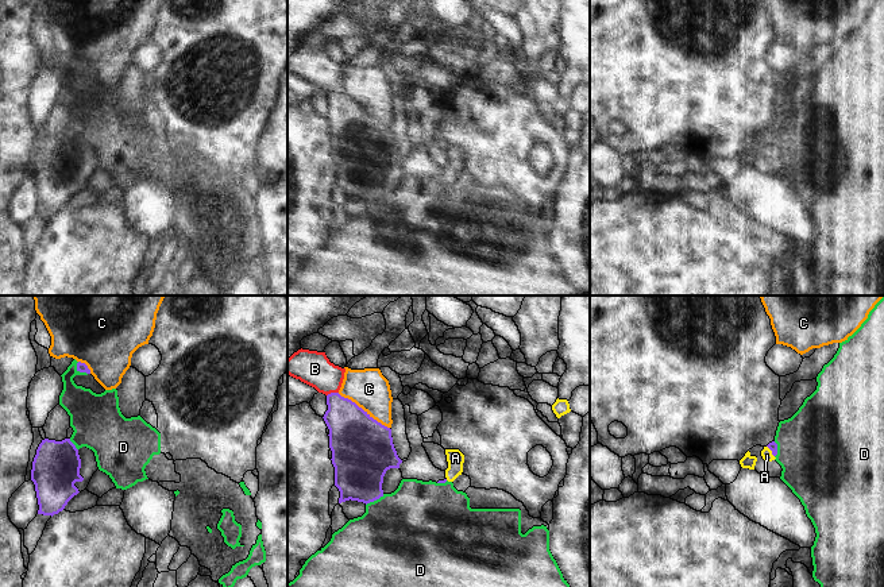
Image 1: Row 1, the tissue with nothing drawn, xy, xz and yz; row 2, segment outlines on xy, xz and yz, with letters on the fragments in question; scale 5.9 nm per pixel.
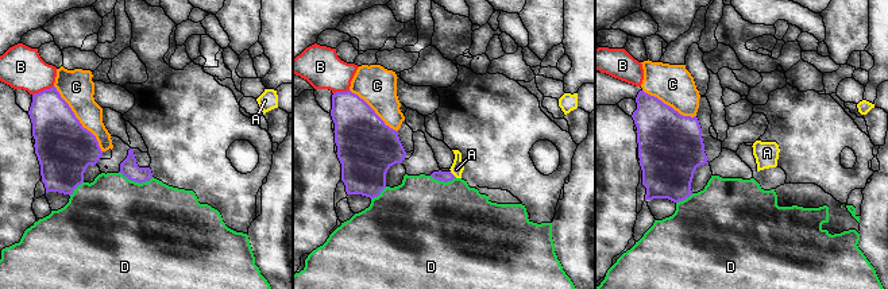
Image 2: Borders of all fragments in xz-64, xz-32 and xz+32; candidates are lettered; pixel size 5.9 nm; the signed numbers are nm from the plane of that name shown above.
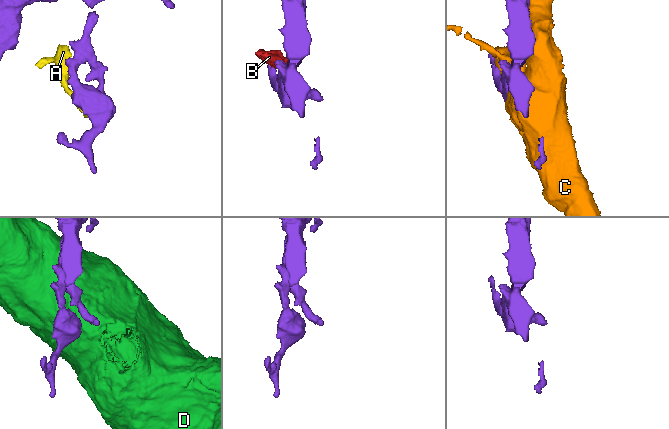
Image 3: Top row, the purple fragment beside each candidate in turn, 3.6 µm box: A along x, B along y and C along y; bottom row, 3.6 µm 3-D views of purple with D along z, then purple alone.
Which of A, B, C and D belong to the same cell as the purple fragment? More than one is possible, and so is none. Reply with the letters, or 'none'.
A

